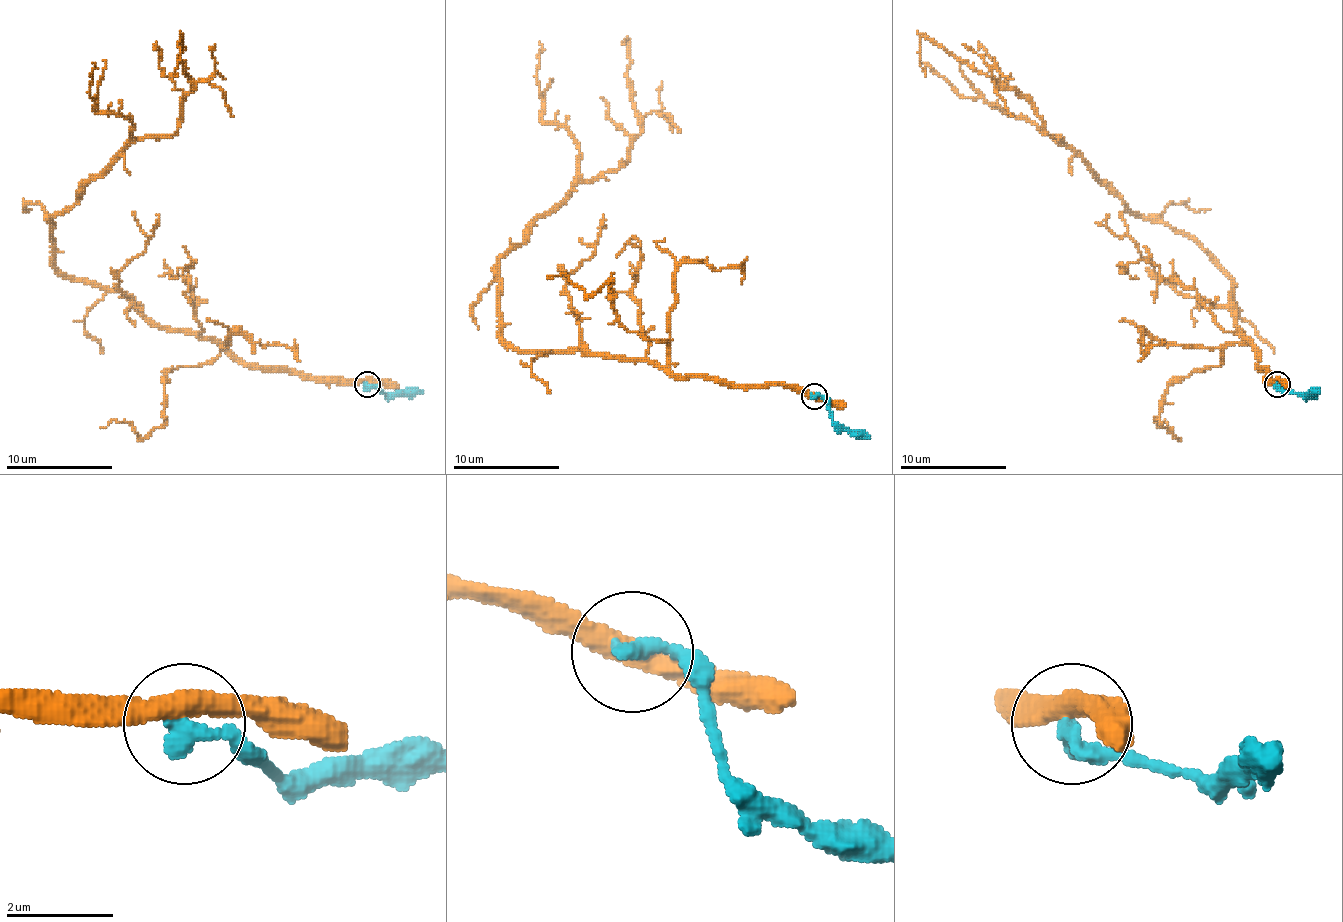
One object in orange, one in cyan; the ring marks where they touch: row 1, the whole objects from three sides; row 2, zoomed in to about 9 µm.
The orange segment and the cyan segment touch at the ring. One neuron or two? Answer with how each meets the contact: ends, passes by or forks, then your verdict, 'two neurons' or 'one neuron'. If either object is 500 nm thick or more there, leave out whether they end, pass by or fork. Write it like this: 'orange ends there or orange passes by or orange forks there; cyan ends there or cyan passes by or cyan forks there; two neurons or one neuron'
orange passes by; cyan ends there; two neurons

